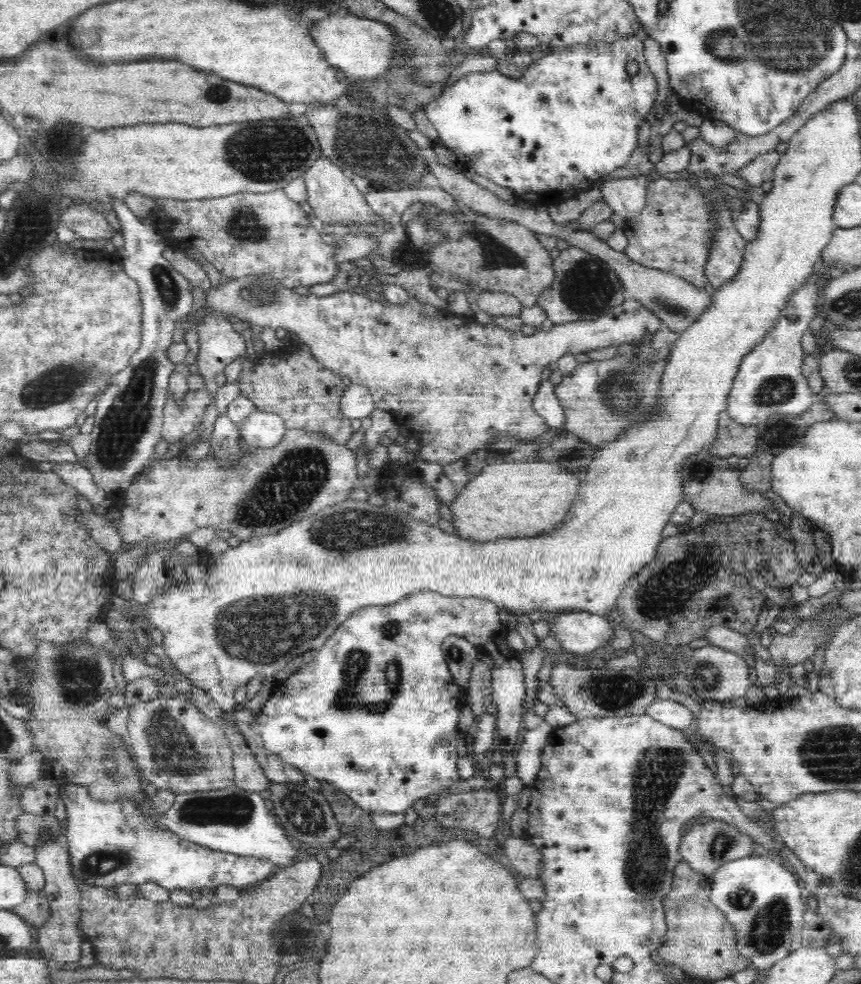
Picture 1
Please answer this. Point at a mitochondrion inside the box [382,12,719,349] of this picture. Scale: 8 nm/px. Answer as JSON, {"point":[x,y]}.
{"point":[587,288]}

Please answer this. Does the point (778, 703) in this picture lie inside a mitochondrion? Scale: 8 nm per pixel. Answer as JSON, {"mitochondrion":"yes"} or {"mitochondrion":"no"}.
{"mitochondrion":"no"}

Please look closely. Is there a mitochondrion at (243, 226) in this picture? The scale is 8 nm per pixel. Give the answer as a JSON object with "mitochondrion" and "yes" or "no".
{"mitochondrion":"yes"}

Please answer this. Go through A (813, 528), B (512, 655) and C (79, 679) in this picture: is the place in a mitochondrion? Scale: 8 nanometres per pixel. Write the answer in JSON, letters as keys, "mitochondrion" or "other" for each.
{"A":"other","B":"other","C":"mitochondrion"}

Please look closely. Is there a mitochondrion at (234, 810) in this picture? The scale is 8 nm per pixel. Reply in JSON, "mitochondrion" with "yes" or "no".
{"mitochondrion":"yes"}

